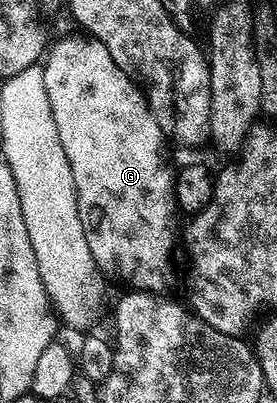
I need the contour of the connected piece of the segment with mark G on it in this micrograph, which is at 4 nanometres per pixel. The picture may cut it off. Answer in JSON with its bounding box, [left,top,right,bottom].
[43,31,175,290]

